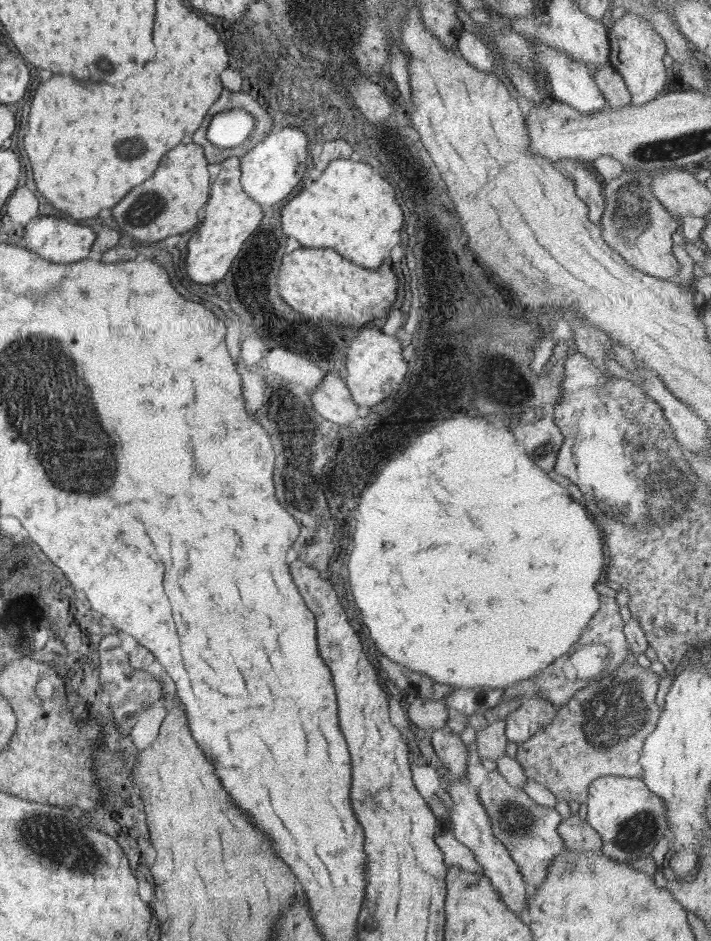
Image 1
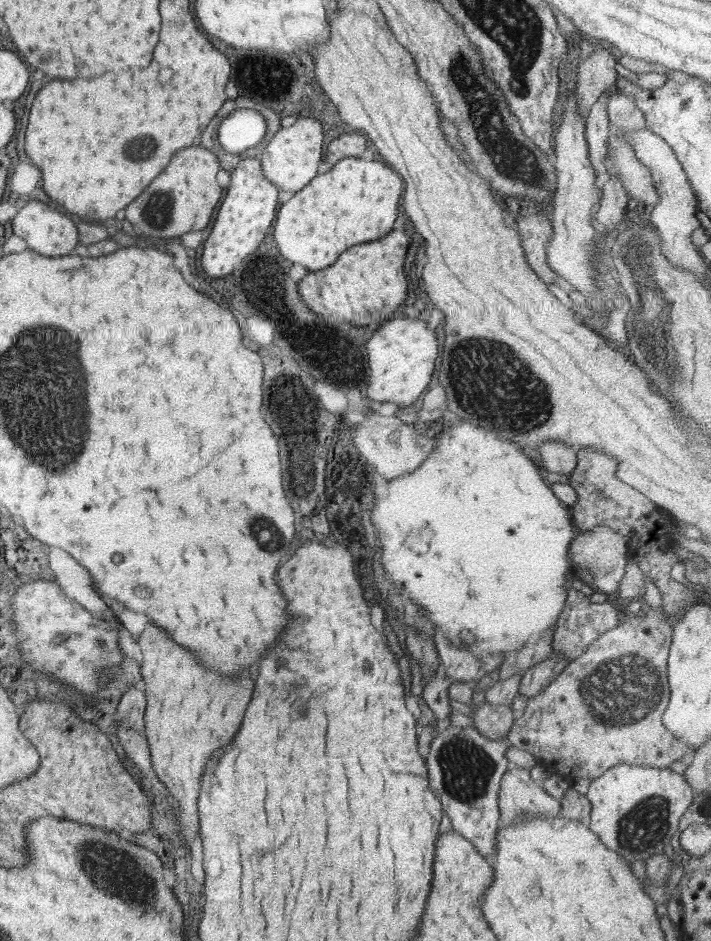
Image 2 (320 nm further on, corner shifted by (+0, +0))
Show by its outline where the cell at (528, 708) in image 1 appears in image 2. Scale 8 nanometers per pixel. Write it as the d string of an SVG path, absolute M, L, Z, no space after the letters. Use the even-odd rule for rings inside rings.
M551 650L545 660L521 672L517 693L523 694L527 699L535 696L567 663L563 657L558 657L556 652Z

